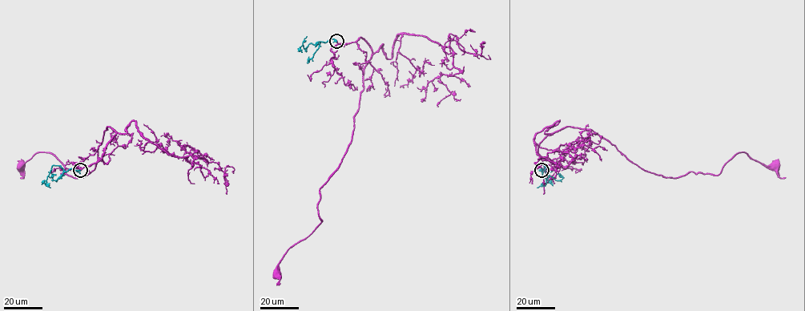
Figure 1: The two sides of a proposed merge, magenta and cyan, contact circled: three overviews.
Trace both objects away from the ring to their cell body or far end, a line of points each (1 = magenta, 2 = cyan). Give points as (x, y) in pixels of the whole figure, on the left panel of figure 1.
1: (80, 170), (101, 158), (115, 135), (109, 127), (83, 177), (61, 174), (49, 152), (22, 166)
2: (80, 170), (65, 171), (60, 166), (53, 165), (46, 180), (46, 185), (50, 187)

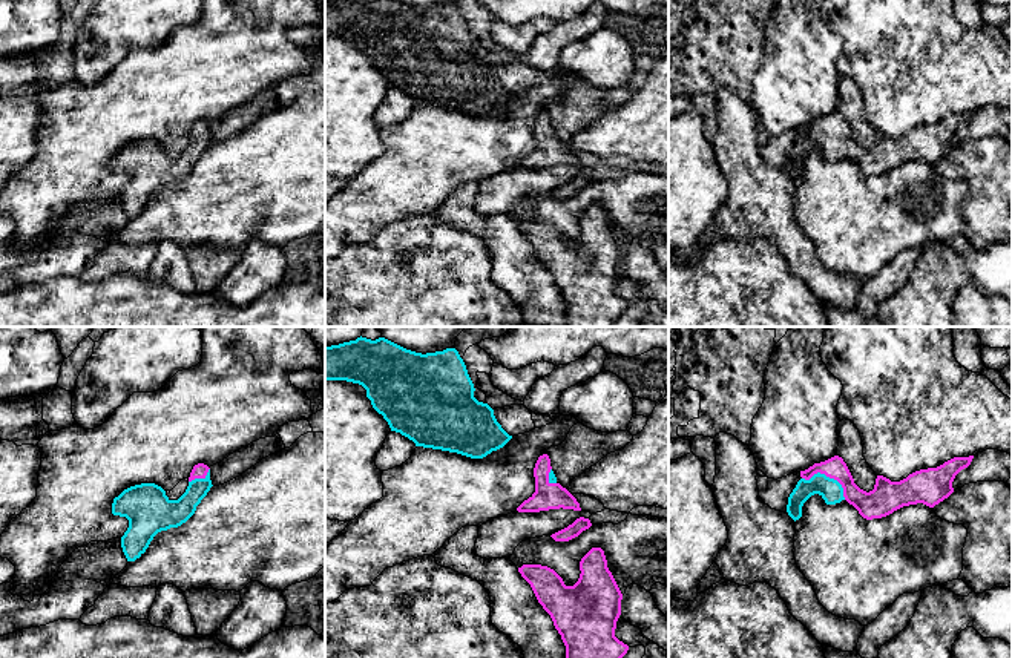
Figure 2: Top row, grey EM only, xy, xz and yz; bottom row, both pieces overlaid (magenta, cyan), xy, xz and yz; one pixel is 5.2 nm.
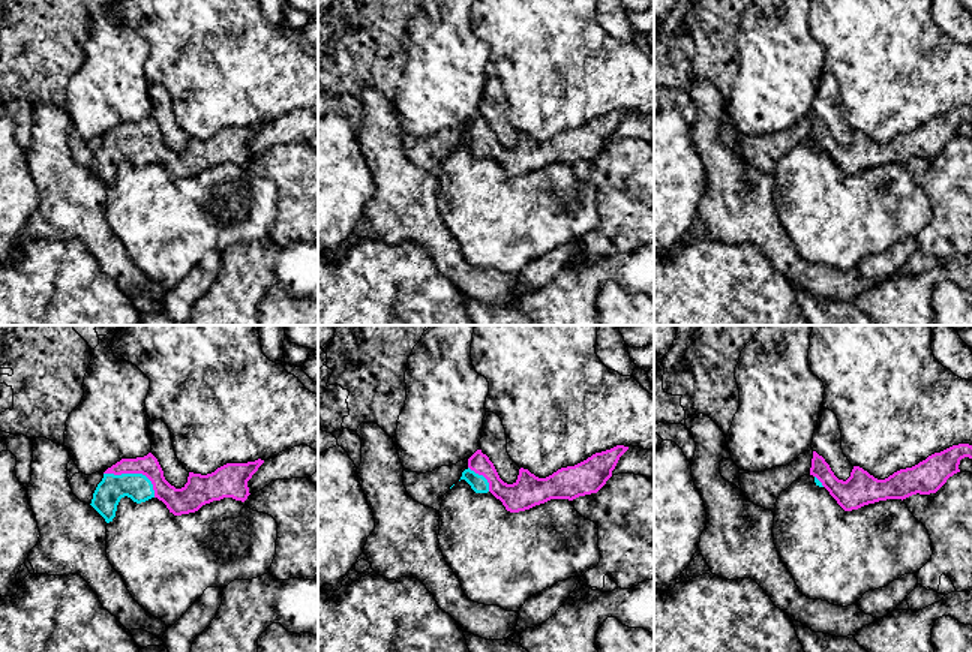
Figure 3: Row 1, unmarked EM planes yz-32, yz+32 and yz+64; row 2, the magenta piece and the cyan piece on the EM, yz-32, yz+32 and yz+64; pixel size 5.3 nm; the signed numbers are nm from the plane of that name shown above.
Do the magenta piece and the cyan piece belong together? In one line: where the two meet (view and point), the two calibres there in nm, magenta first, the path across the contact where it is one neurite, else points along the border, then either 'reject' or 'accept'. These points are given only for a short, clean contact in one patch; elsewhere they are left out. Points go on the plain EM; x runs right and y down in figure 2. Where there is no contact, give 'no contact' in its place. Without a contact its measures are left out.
meets magenta in yz at (828, 132); 120 nm thick on the magenta side, 120 nm on the other; accept

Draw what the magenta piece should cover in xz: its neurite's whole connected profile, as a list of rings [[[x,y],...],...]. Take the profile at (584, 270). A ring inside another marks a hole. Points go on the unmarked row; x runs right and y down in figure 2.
[[[592,204],[581,215],[580,227],[578,238],[566,242],[547,222],[518,224],[561,291],[566,325],[613,327],[629,307],[629,302],[615,293],[623,250],[601,204]]]

